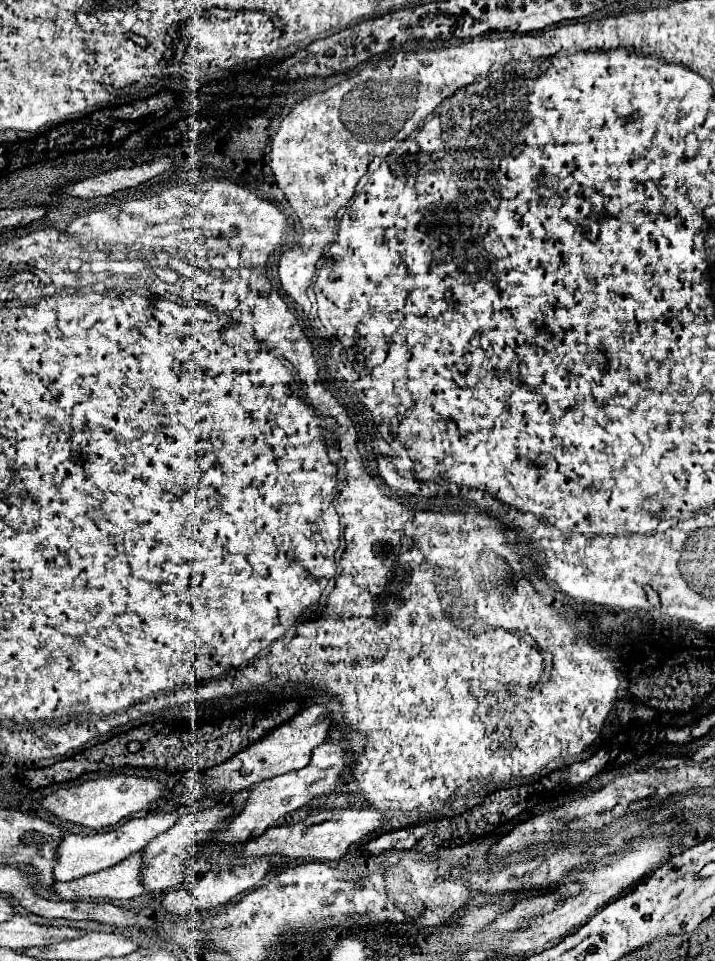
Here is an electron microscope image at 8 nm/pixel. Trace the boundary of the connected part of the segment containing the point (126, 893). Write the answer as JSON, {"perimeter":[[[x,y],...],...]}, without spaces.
{"perimeter":[[[137,851],[137,855],[131,855],[129,859],[117,863],[115,867],[109,867],[105,871],[93,873],[93,875],[85,875],[77,881],[67,881],[67,883],[55,883],[55,893],[61,899],[109,899],[109,901],[127,901],[133,897],[139,897],[145,893],[143,883],[139,881],[141,877],[141,859],[143,859],[143,851]]]}

